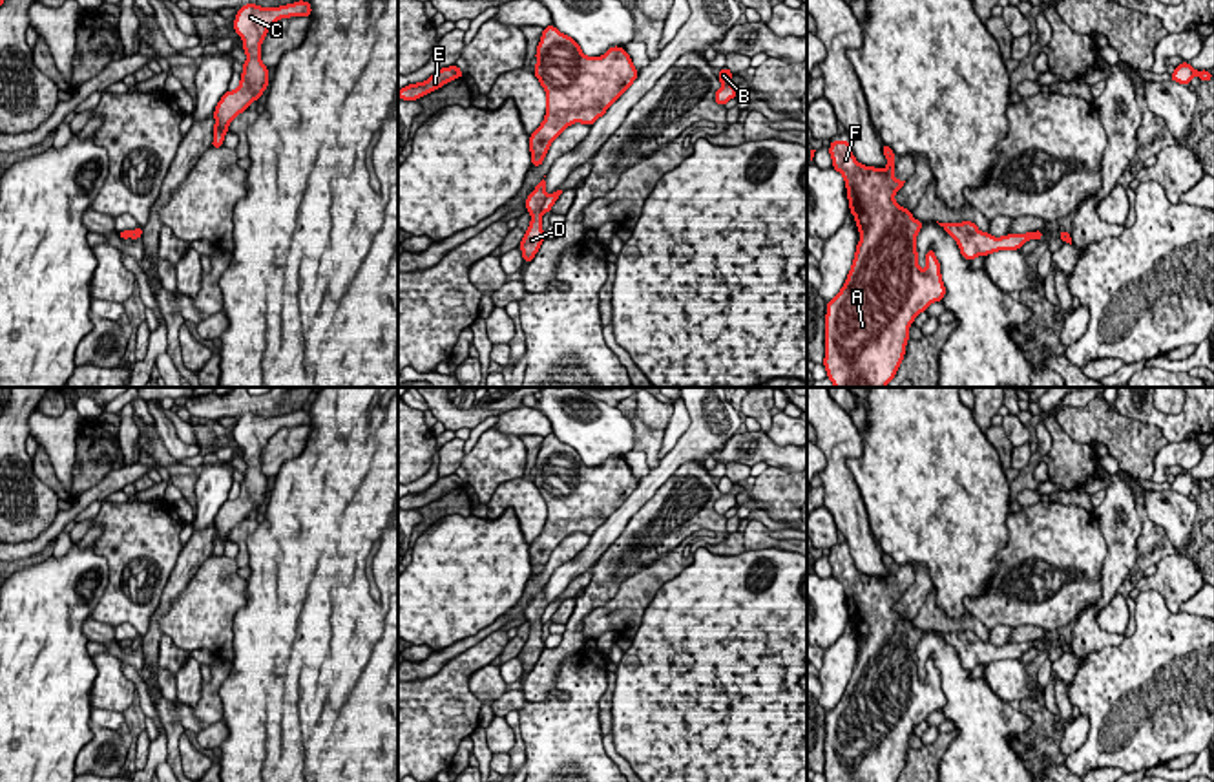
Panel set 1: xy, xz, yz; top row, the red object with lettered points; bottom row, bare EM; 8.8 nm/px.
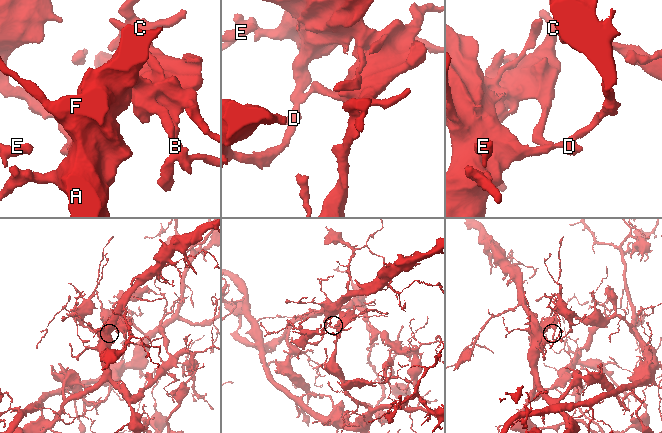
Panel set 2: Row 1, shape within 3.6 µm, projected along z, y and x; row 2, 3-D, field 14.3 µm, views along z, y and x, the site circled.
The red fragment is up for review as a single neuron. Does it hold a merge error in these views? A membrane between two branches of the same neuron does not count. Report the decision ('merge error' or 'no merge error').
merge error

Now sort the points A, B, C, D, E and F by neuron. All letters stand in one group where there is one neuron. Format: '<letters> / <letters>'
A B D E F / C

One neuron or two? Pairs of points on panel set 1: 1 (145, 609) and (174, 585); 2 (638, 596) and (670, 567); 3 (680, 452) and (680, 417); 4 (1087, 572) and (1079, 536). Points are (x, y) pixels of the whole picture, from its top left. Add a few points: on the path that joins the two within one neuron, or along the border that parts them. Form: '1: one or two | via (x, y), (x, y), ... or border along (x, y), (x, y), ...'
1: two | border along (177, 554), (177, 561), (145, 634)
2: one | via (645, 589), (663, 570)
3: two | border along (687, 406), (689, 428), (659, 461)
4: one | via (1083, 563), (1079, 545)

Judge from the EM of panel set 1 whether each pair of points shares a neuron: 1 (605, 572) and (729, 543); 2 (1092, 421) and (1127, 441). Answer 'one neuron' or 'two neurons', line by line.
1: two neurons
2: one neuron

